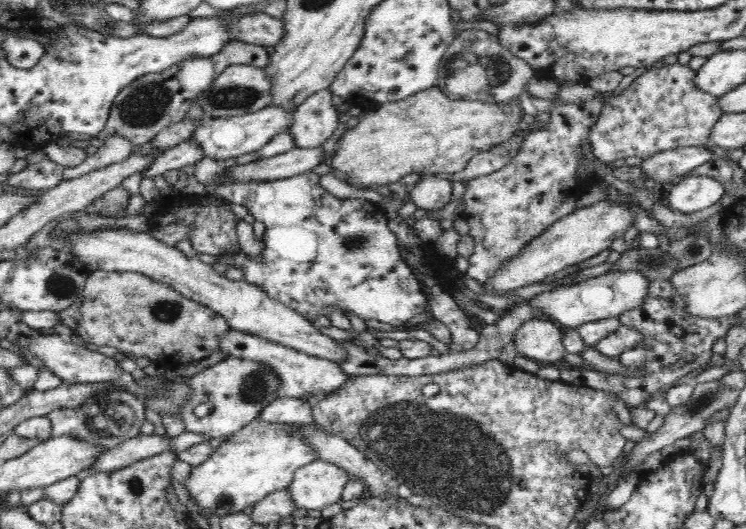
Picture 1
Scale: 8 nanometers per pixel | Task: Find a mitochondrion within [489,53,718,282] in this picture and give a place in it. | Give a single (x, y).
(522, 229)

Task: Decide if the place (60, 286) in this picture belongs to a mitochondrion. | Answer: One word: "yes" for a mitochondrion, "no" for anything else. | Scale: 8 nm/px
yes

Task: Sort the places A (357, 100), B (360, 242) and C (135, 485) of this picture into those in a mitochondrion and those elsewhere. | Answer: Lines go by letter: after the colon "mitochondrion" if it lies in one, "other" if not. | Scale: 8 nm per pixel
A: other
B: mitochondrion
C: mitochondrion

